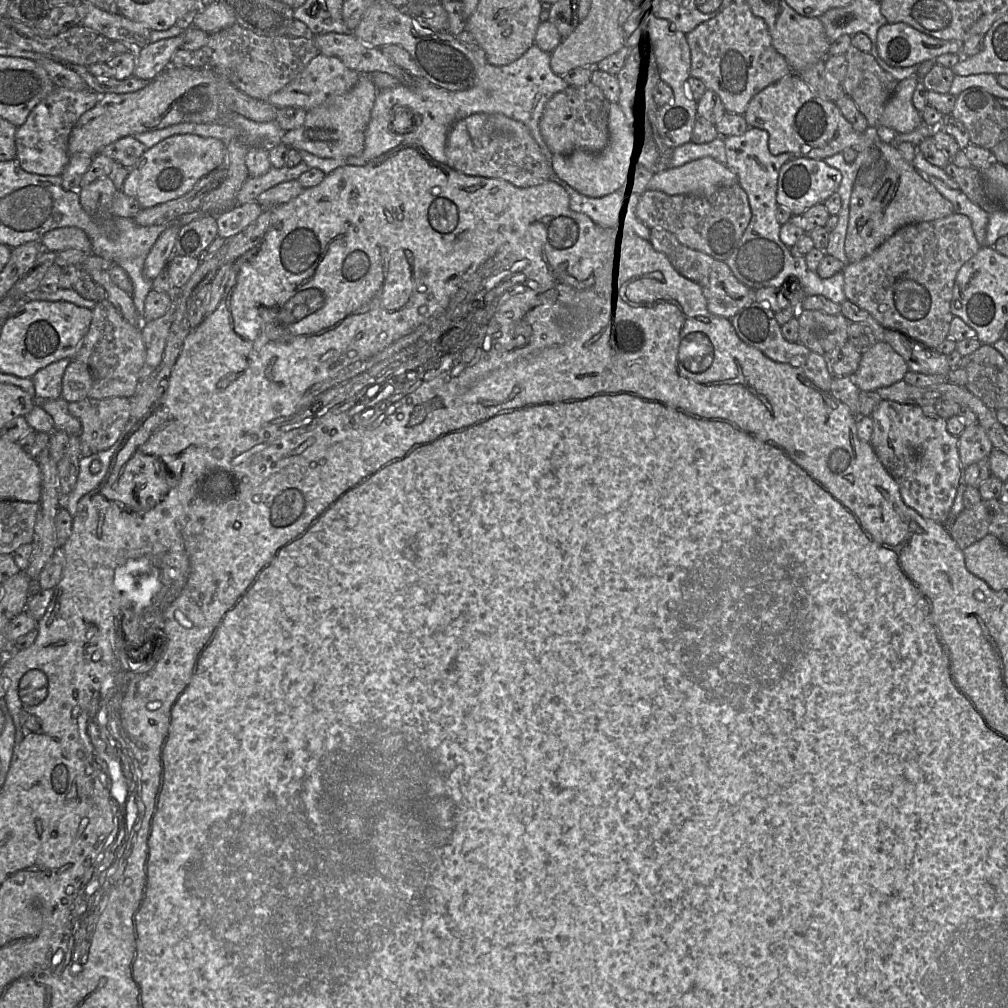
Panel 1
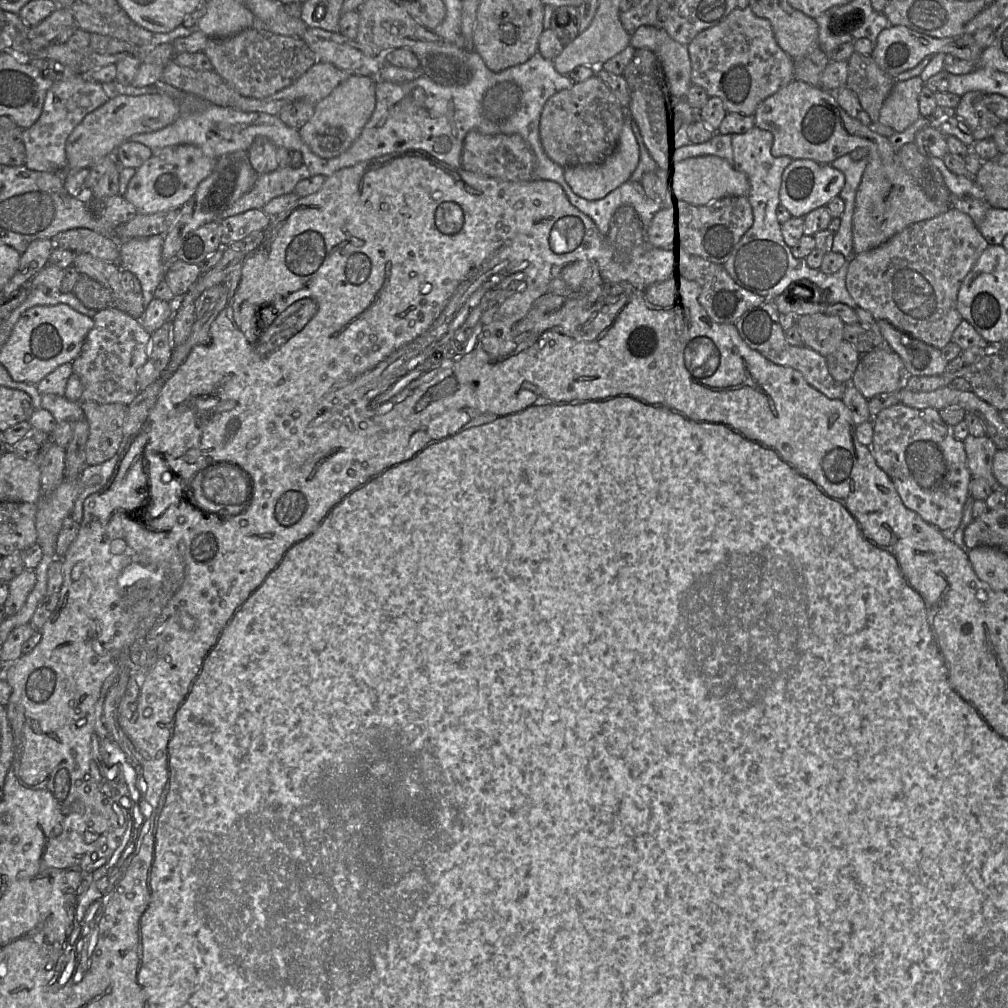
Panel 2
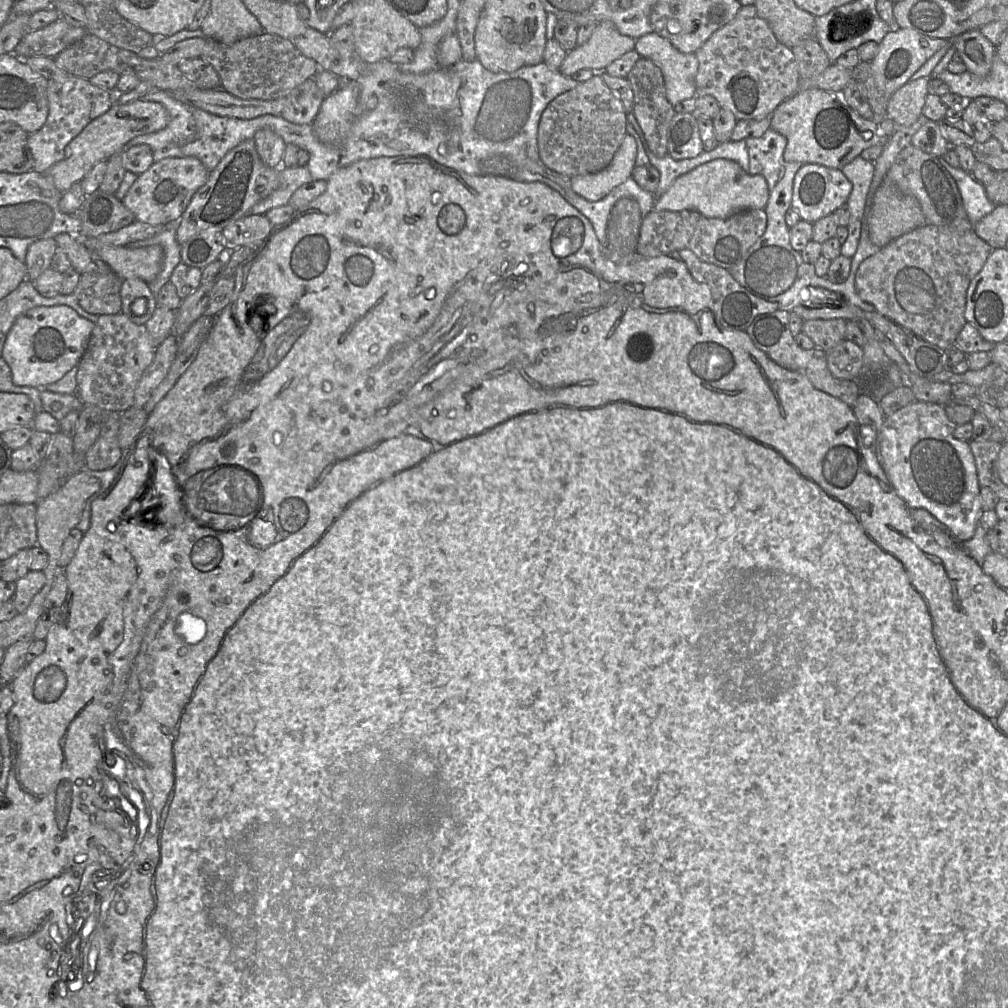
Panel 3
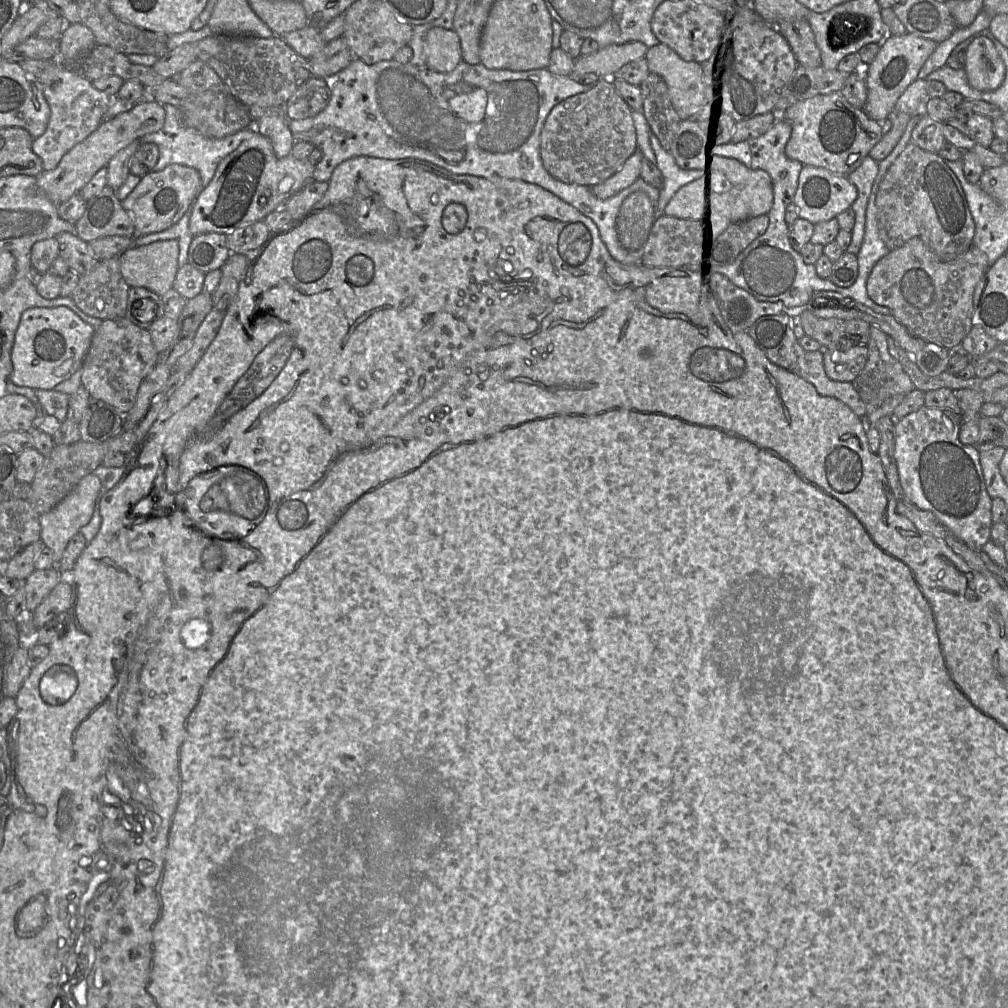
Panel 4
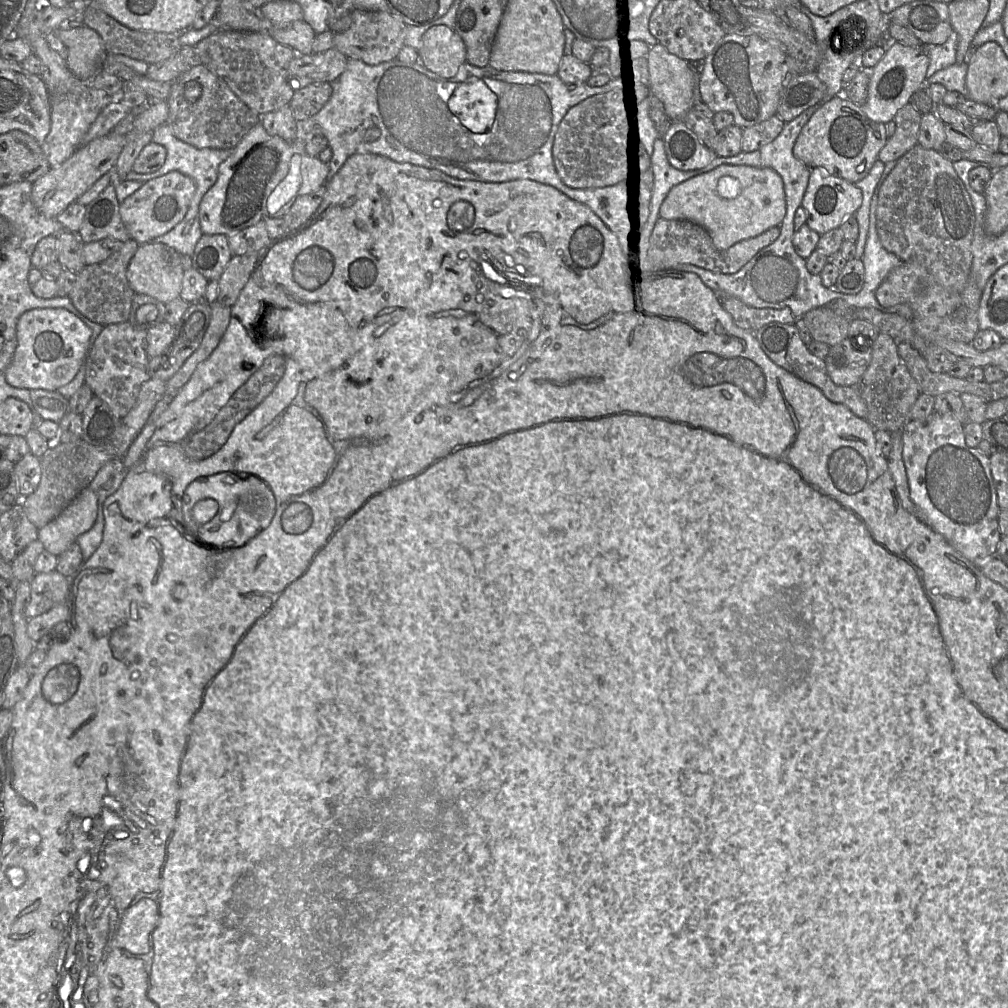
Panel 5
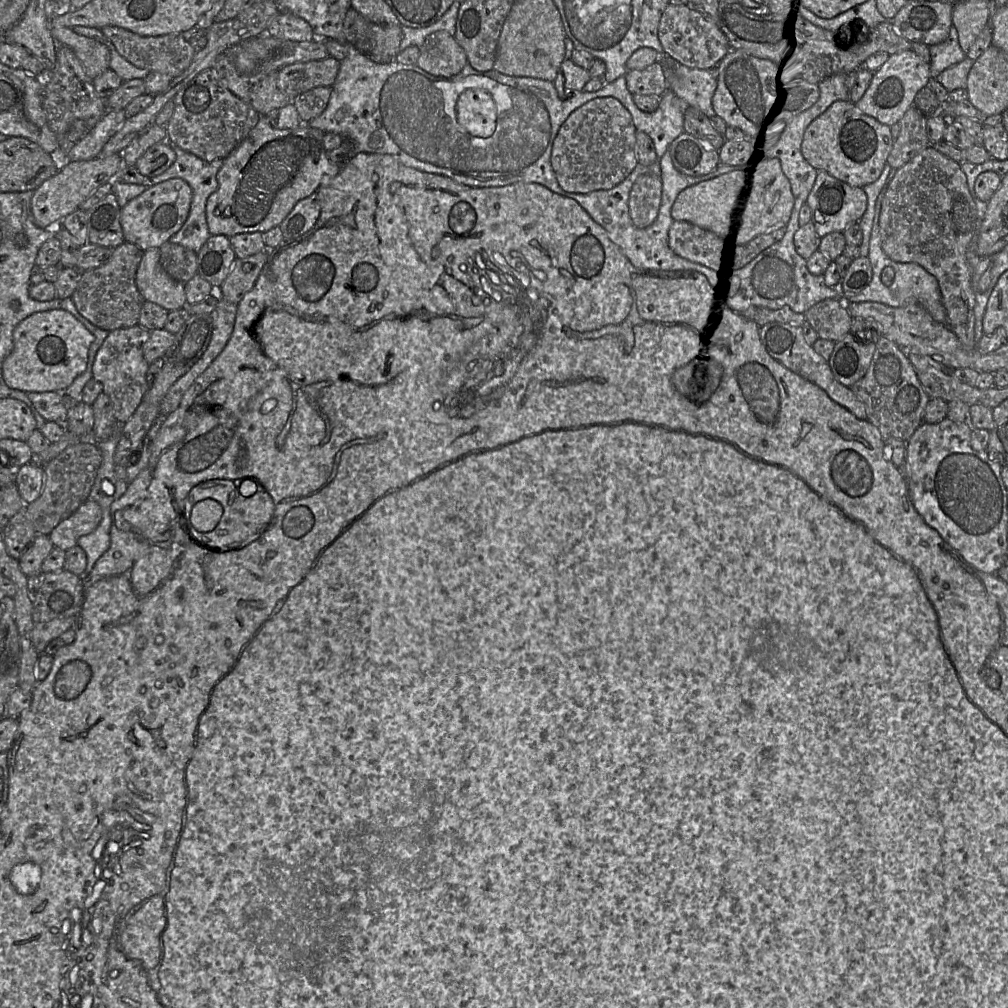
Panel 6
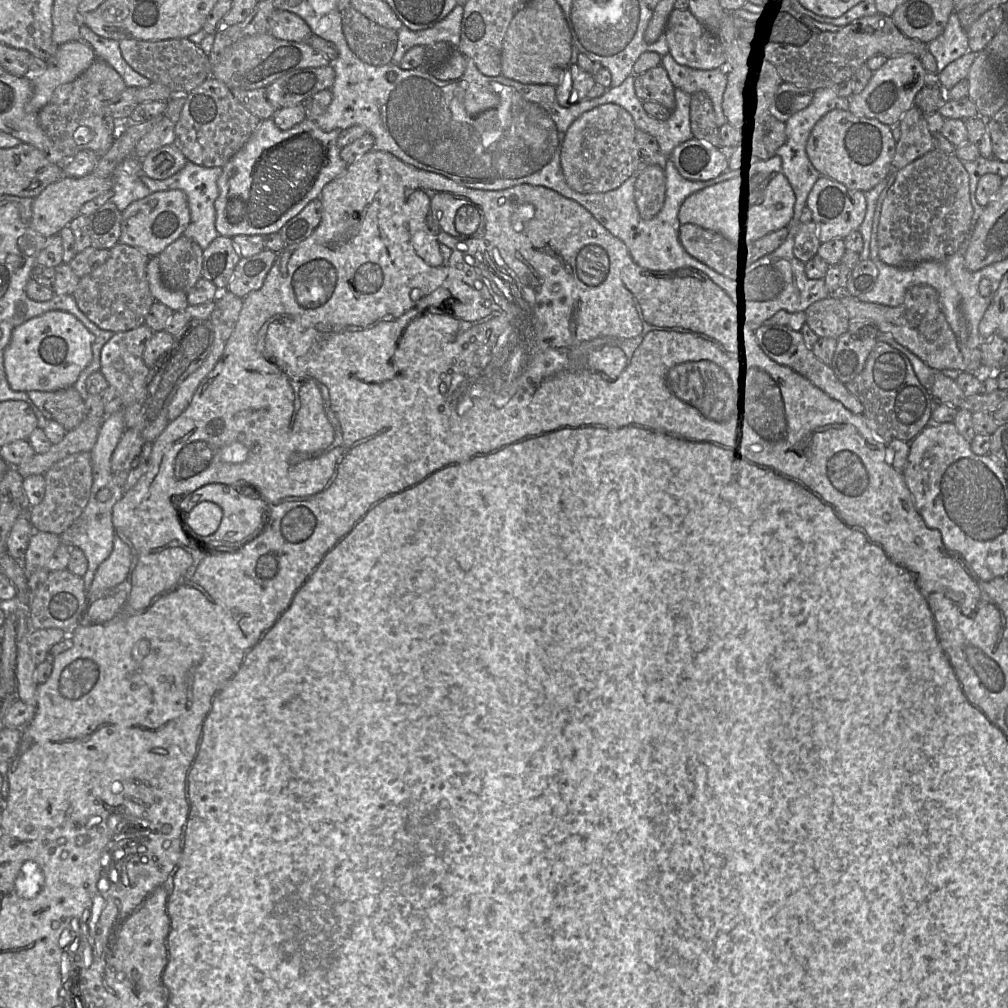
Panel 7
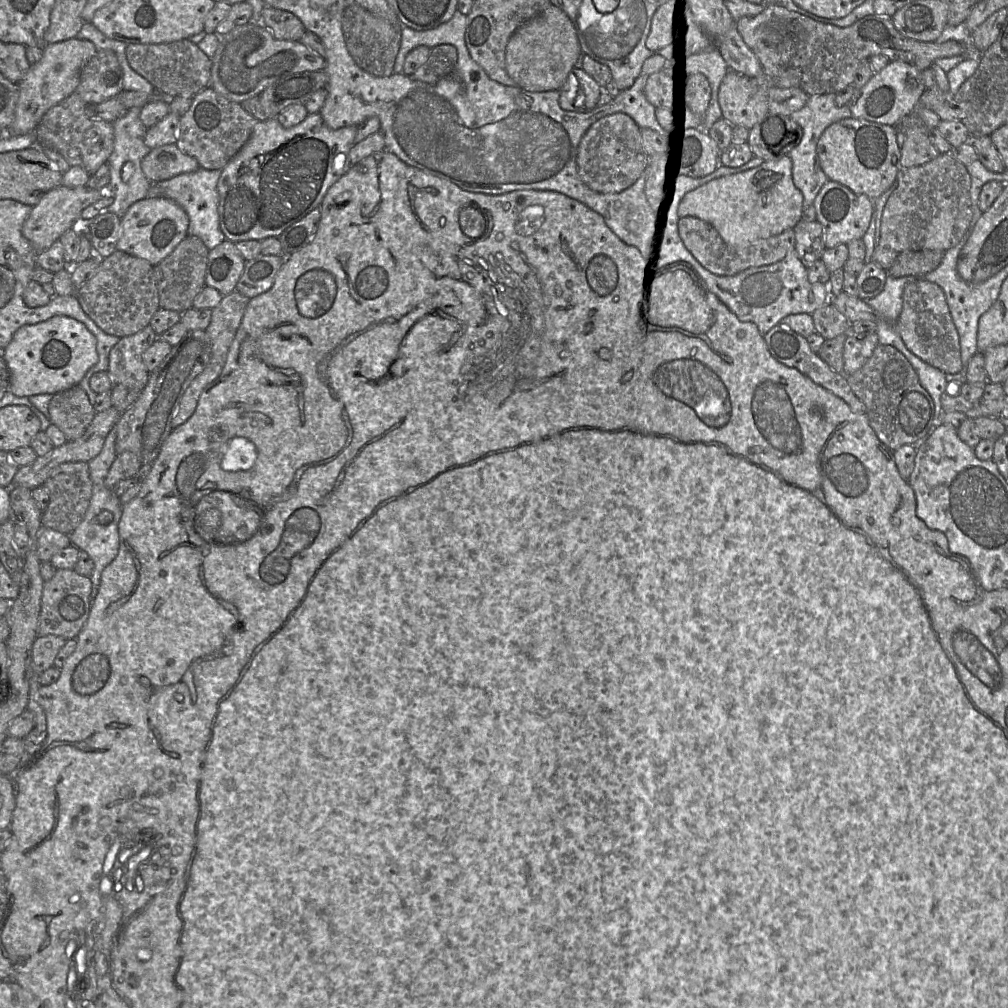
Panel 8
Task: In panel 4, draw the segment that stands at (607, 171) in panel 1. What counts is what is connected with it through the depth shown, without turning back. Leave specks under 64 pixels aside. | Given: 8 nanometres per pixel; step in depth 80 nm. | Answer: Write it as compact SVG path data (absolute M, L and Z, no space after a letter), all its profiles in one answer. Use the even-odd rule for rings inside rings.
M637 149L614 175L600 184L588 187L599 199L607 199L614 196L640 178L642 159L643 156L640 150Z

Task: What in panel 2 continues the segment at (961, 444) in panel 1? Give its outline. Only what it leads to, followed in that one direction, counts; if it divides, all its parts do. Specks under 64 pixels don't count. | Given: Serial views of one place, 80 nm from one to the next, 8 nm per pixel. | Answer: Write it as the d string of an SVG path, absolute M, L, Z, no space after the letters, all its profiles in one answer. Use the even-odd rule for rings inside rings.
M968 435L964 440L967 463L972 477L985 479L990 486L1001 488L993 475L993 458L997 451L995 443L986 435Z

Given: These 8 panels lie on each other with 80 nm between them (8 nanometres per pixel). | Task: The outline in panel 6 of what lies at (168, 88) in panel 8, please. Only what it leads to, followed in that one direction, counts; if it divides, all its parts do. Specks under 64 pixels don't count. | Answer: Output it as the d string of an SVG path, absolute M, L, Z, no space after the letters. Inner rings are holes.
M105 26L100 30L112 42L118 53L136 67L167 74L173 78L188 68L197 52L181 35L140 36L117 26Z

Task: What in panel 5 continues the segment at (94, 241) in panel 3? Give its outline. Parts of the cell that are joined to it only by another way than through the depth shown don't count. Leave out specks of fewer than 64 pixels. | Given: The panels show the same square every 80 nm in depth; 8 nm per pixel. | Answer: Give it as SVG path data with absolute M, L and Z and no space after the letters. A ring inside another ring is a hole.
M159 242L141 244L127 268L127 280L135 293L147 294L162 303L180 297L184 269L182 254Z

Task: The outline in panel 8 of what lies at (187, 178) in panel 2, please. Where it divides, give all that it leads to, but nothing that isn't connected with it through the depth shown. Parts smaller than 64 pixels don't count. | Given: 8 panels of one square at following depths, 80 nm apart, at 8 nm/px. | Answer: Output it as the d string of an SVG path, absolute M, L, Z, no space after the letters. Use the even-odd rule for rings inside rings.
M163 196L146 197L132 204L121 218L121 235L116 250L147 260L157 265L187 236L189 217L175 201Z

